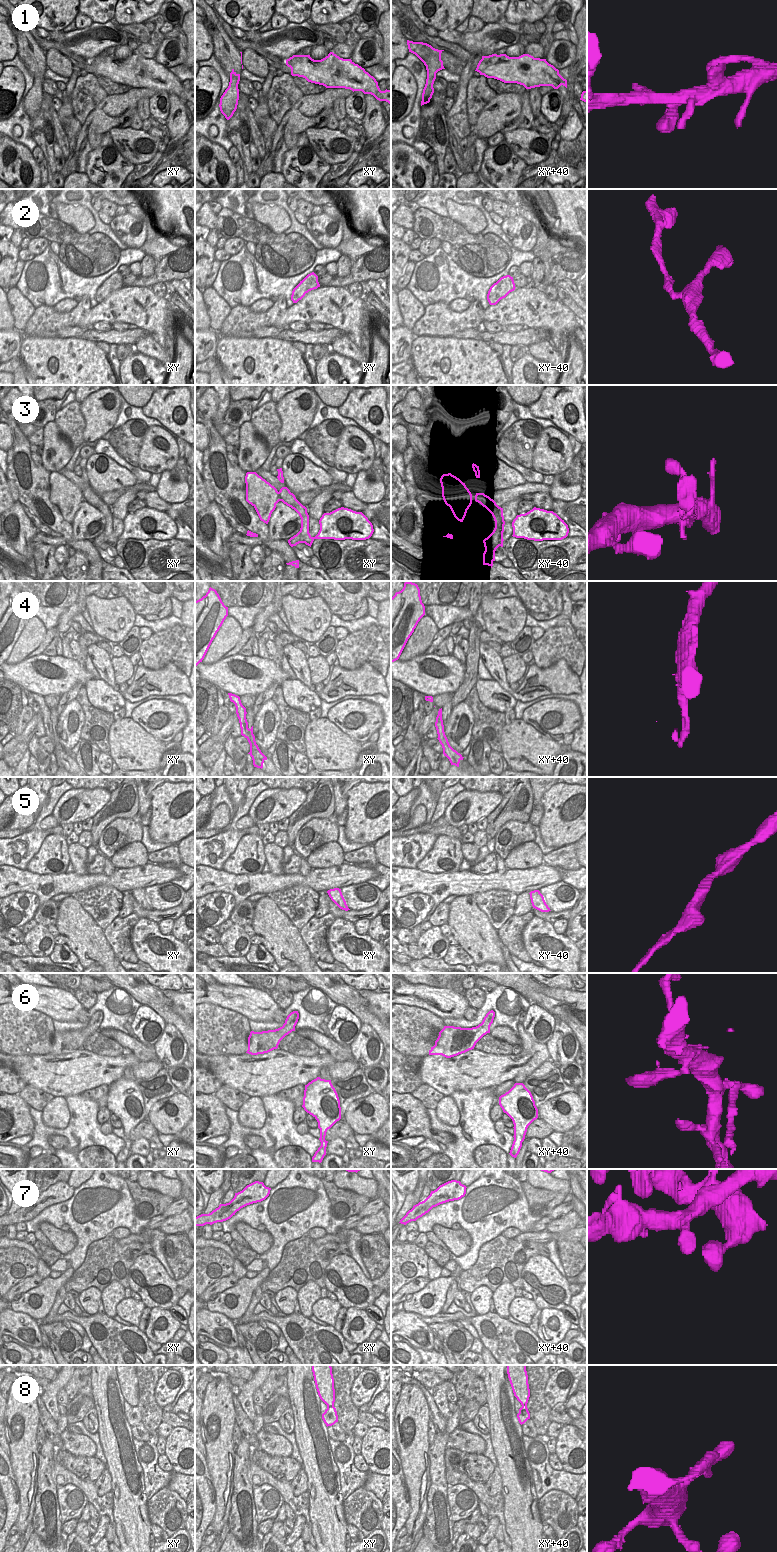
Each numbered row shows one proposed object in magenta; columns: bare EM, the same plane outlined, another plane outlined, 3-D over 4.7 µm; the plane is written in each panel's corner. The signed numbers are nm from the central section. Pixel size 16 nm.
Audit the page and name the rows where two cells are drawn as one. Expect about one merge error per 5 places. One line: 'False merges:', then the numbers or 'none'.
False merges: 3

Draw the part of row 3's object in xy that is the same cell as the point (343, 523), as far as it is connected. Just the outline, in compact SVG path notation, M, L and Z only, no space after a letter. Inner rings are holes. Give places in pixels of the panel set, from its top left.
M338 508L330 513L324 513L319 520L320 530L315 537L310 533L306 537L300 537L299 533L288 540L291 547L299 543L312 545L315 539L334 540L366 540L373 532L373 525L362 512L356 512L348 508Z

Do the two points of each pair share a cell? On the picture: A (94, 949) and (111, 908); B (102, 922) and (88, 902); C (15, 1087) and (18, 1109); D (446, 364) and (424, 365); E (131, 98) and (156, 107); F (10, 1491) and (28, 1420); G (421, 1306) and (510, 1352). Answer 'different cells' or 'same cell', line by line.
A: different cells
B: same cell
C: different cells
D: same cell
E: different cells
F: different cells
G: same cell

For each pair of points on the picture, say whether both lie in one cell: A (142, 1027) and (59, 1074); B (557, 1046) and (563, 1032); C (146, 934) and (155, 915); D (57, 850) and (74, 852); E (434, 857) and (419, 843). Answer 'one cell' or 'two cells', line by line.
A: two cells
B: one cell
C: two cells
D: two cells
E: two cells

